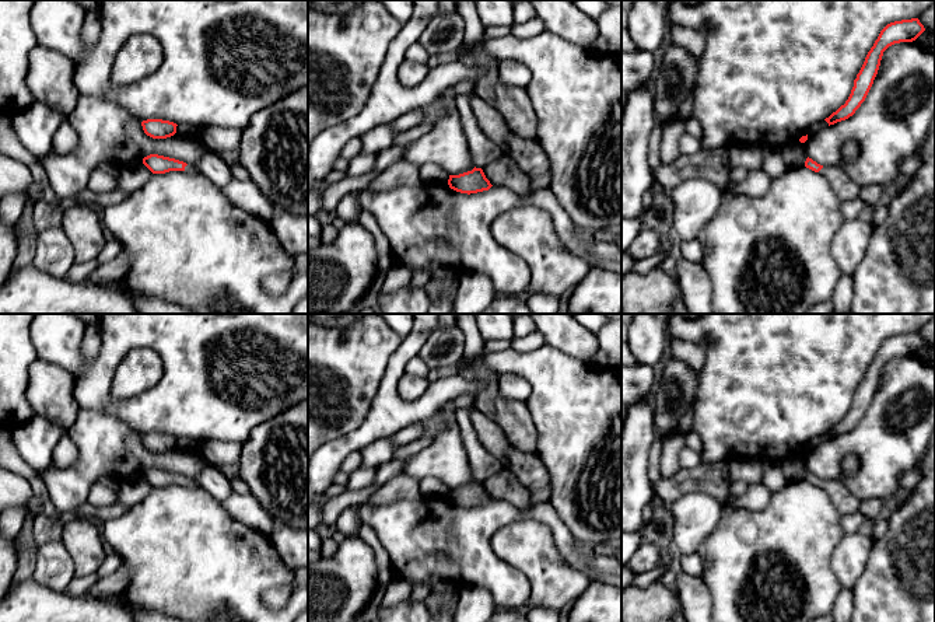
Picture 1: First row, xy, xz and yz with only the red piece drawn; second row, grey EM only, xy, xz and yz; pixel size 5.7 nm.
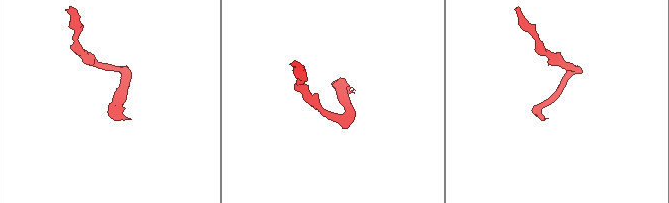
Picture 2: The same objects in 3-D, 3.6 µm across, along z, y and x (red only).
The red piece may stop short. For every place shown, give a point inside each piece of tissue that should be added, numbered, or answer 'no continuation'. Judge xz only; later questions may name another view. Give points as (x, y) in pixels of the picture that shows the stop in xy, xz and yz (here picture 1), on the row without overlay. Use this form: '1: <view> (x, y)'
no continuation

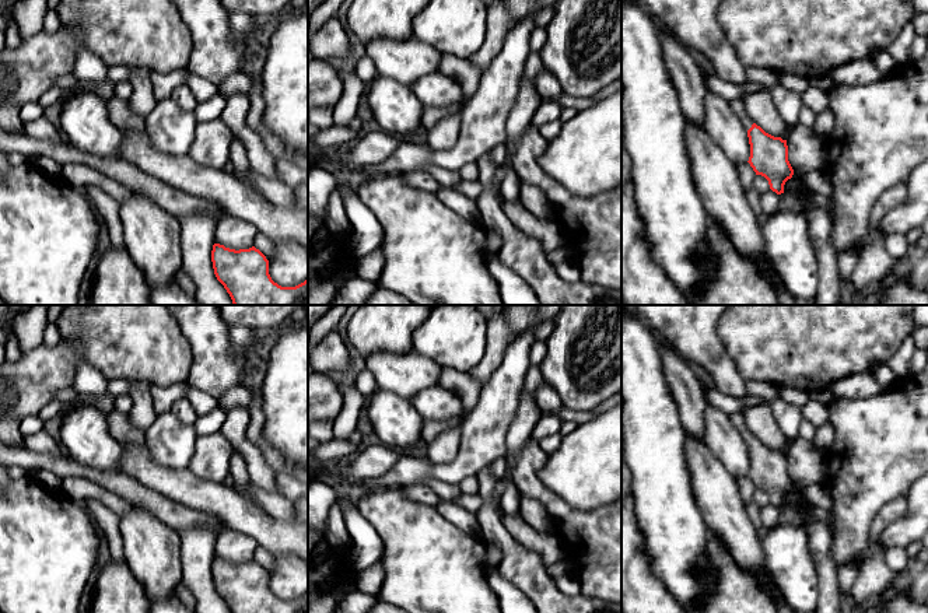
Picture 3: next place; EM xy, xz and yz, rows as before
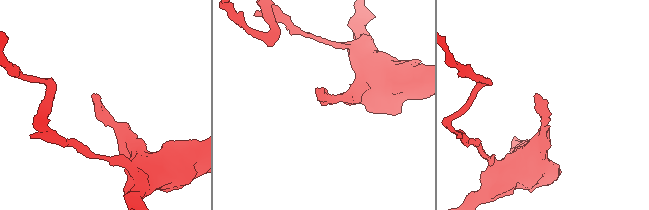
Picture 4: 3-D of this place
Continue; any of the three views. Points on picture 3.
1: yz (736, 419)

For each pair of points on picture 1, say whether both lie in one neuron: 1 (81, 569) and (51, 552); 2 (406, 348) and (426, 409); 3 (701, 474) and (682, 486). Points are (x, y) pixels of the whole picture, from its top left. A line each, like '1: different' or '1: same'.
1: different
2: same
3: same

